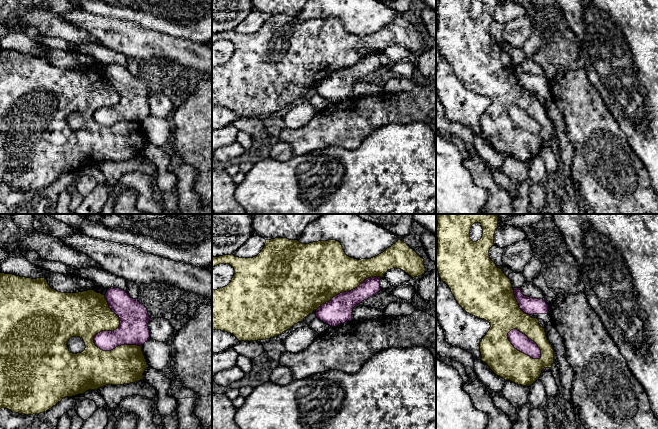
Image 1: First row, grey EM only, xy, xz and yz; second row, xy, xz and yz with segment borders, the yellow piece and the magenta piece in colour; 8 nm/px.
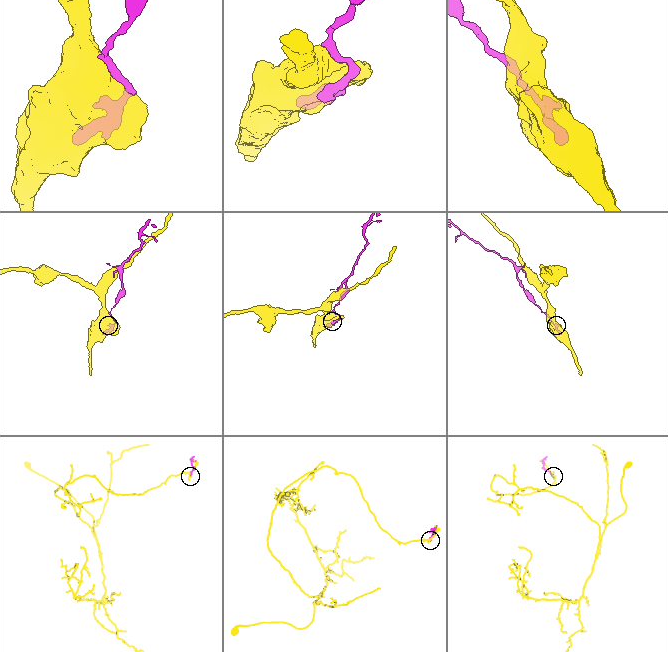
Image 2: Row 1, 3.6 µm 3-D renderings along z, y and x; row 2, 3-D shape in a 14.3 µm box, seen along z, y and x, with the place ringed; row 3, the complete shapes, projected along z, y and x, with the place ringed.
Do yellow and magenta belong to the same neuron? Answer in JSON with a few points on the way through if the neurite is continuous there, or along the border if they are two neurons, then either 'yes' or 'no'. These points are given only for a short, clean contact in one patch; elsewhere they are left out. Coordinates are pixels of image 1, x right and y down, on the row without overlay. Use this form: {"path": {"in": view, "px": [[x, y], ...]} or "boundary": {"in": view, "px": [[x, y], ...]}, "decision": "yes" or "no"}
{"decision": "no"}

